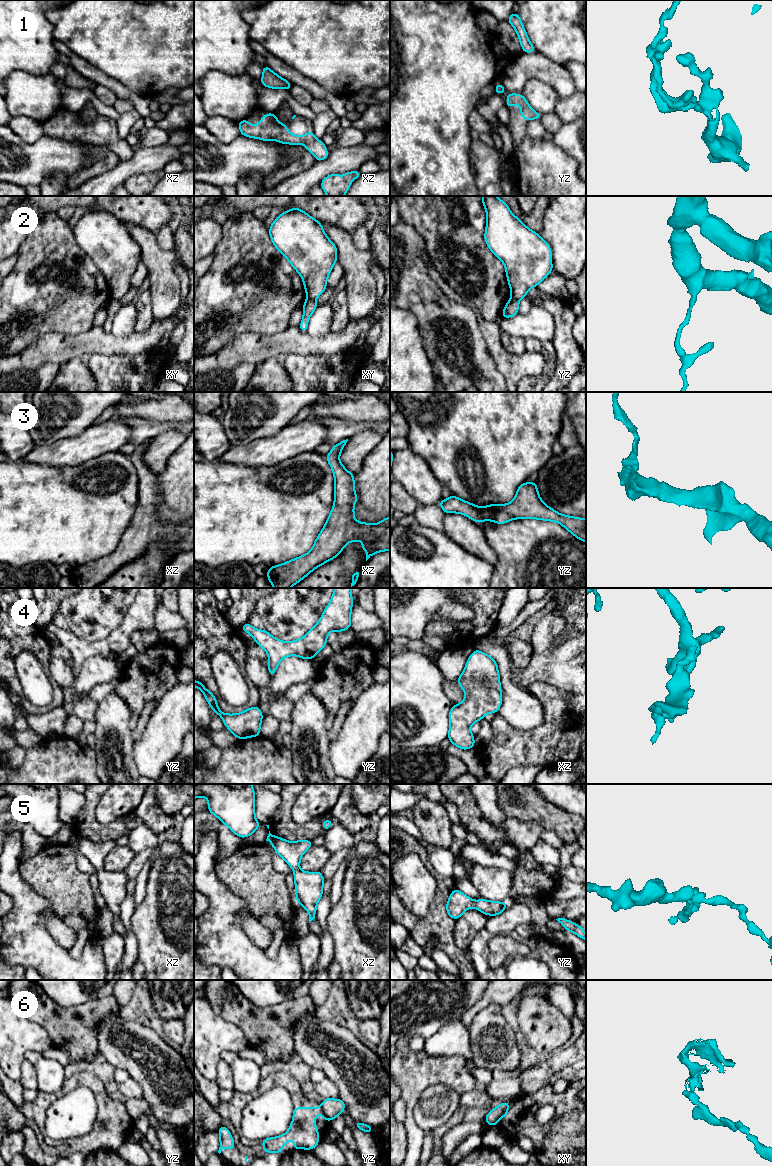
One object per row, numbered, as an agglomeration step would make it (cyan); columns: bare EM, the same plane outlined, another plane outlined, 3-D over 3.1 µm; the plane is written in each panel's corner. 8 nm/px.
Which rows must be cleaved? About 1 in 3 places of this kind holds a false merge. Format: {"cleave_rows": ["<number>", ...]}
{"cleave_rows": ["2", "6"]}

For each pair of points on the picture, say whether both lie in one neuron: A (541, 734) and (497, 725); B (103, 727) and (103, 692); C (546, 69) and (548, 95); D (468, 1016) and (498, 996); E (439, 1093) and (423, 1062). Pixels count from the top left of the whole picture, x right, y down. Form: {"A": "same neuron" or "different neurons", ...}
{"A": "same neuron", "B": "different neurons", "C": "different neurons", "D": "same neuron", "E": "different neurons"}

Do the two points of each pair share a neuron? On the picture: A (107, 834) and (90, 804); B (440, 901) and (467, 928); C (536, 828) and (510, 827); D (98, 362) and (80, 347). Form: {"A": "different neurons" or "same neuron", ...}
{"A": "same neuron", "B": "different neurons", "C": "same neuron", "D": "different neurons"}

